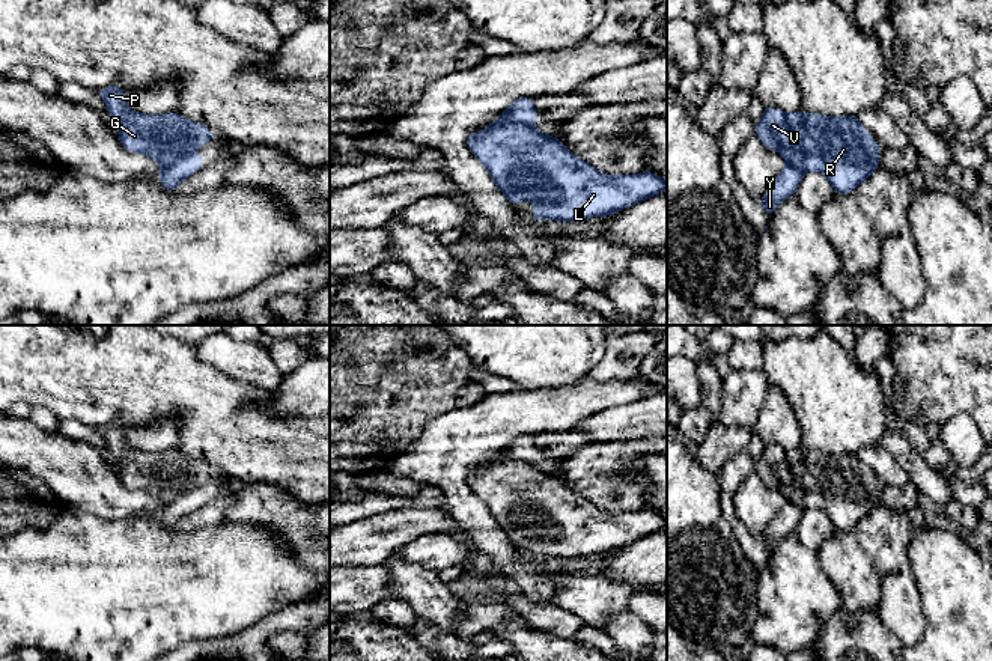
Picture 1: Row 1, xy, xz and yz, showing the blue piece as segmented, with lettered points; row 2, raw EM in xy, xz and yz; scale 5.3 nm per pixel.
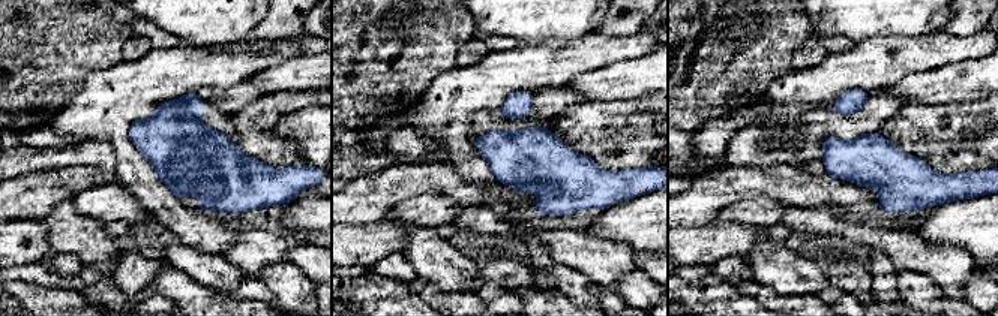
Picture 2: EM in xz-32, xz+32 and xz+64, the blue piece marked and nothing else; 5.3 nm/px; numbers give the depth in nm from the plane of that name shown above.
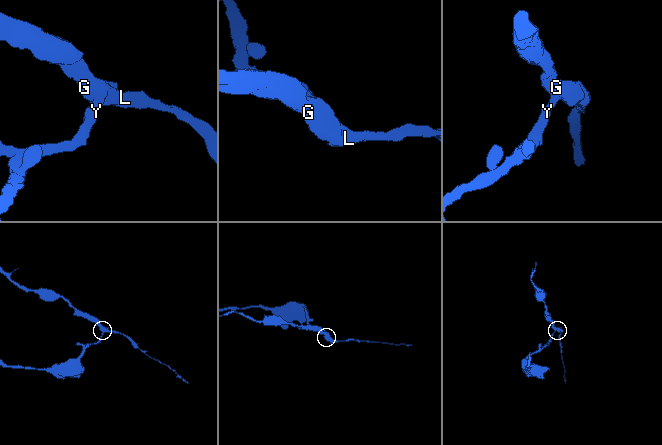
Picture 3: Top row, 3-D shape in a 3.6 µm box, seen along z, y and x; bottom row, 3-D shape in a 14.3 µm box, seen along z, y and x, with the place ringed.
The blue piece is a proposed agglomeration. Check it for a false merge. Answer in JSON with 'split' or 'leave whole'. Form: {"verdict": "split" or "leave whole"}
{"verdict": "split"}

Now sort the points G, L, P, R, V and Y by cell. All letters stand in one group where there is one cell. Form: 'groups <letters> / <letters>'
groups G L P R V / Y

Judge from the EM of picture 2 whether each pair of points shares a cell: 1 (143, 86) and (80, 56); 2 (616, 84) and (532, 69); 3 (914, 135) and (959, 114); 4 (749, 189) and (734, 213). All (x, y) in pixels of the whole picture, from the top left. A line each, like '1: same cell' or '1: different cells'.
1: different cells
2: different cells
3: same cell
4: different cells

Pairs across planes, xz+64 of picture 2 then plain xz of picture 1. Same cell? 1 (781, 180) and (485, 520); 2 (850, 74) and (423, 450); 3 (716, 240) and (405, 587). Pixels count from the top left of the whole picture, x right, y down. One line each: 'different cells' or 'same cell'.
1: different cells
2: same cell
3: different cells

